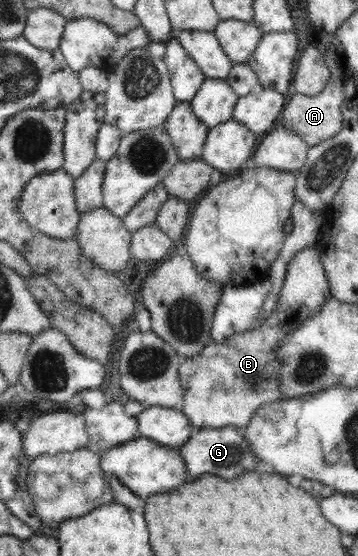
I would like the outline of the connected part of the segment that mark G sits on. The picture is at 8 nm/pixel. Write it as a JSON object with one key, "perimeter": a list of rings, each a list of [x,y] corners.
{"perimeter":[[[232,425],[220,428],[199,428],[190,435],[186,444],[182,445],[178,451],[190,479],[198,478],[206,473],[232,479],[246,471],[253,471],[254,465],[259,462],[245,441],[242,429],[236,429]]]}

